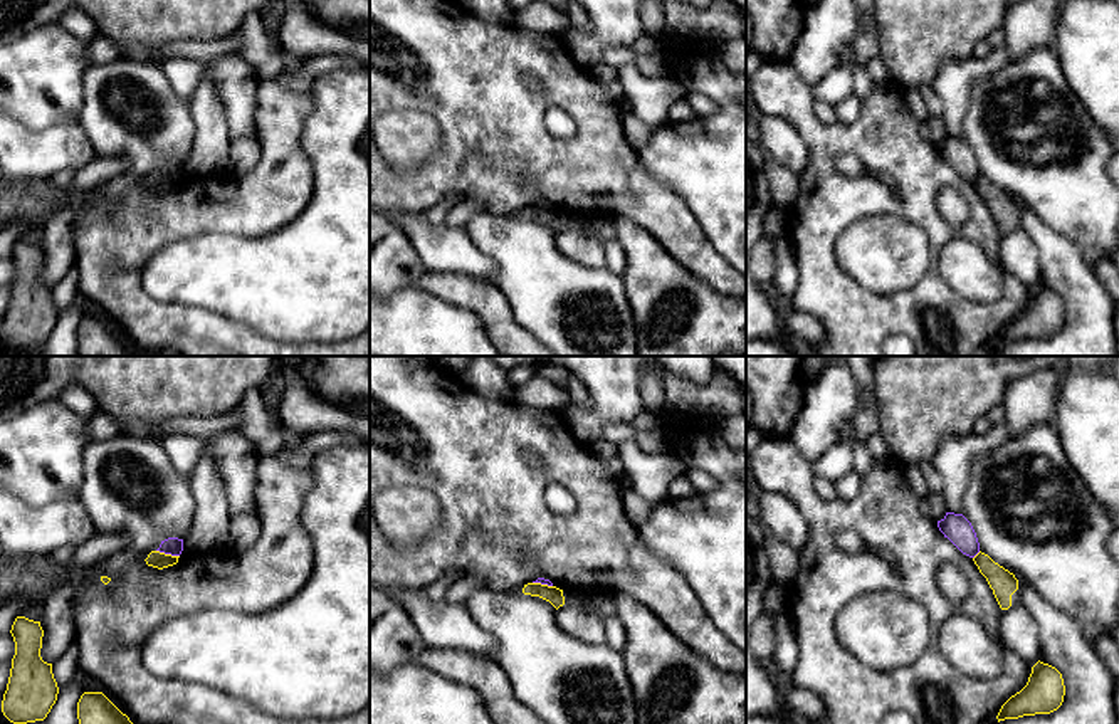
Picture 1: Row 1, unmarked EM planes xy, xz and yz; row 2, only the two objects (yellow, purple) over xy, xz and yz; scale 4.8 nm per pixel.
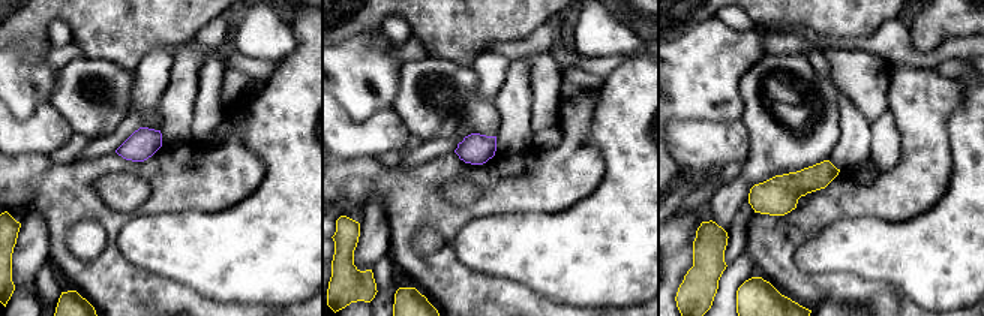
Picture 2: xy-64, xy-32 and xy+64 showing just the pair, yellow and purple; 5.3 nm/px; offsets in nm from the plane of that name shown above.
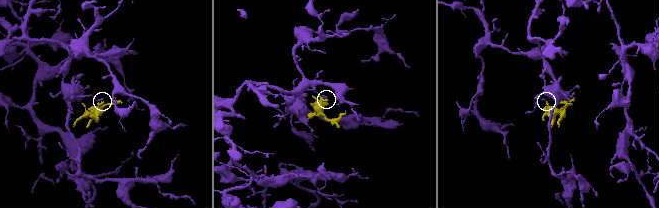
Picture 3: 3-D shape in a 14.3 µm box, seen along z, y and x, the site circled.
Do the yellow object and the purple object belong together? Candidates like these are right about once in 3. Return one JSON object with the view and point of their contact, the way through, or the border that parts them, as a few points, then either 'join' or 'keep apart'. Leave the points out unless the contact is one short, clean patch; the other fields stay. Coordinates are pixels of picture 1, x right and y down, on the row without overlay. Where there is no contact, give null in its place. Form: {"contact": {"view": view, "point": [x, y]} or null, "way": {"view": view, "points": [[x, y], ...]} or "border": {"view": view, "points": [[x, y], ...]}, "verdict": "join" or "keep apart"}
{"contact": {"view": "xy", "point": [168, 178]}, "border": {"view": "xy", "points": [[157, 173], [178, 180]]}, "verdict": "keep apart"}

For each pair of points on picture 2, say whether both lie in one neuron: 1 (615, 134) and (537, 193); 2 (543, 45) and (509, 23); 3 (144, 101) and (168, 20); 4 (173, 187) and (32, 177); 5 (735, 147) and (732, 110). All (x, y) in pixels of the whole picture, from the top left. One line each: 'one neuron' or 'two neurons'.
1: two neurons
2: two neurons
3: two neurons
4: one neuron
5: two neurons

